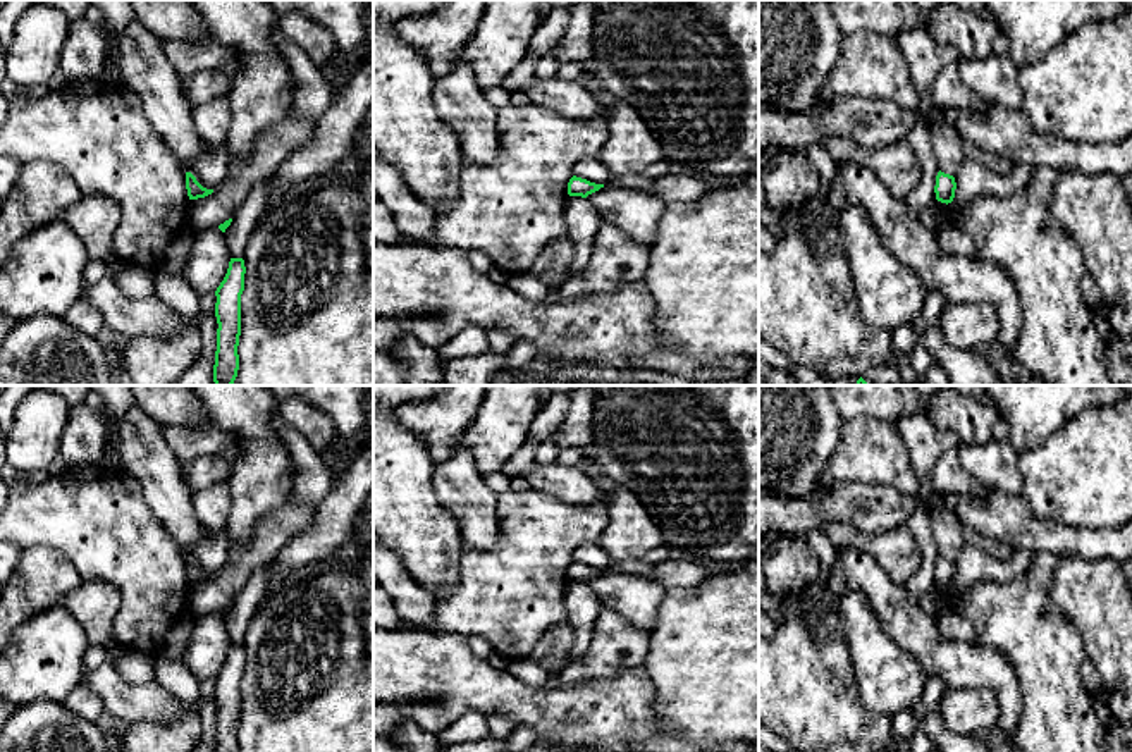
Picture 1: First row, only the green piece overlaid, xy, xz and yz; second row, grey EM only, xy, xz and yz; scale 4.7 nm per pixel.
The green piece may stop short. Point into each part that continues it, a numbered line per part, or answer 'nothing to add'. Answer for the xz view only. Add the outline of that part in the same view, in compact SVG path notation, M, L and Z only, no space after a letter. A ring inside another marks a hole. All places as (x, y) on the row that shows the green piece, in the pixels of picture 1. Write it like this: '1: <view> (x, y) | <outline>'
nothing to add

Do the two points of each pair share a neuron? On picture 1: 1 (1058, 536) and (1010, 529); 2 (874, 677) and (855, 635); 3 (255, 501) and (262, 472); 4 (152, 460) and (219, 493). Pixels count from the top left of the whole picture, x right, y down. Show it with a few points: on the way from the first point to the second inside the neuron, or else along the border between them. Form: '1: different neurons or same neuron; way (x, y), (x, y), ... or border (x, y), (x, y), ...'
1: same neuron; way (1046, 534), (1022, 530)
2: same neuron; way (874, 666), (874, 654), (866, 646)
3: same neuron; way (255, 494), (260, 479)
4: different neurons; border (190, 494), (195, 517), (205, 527)

